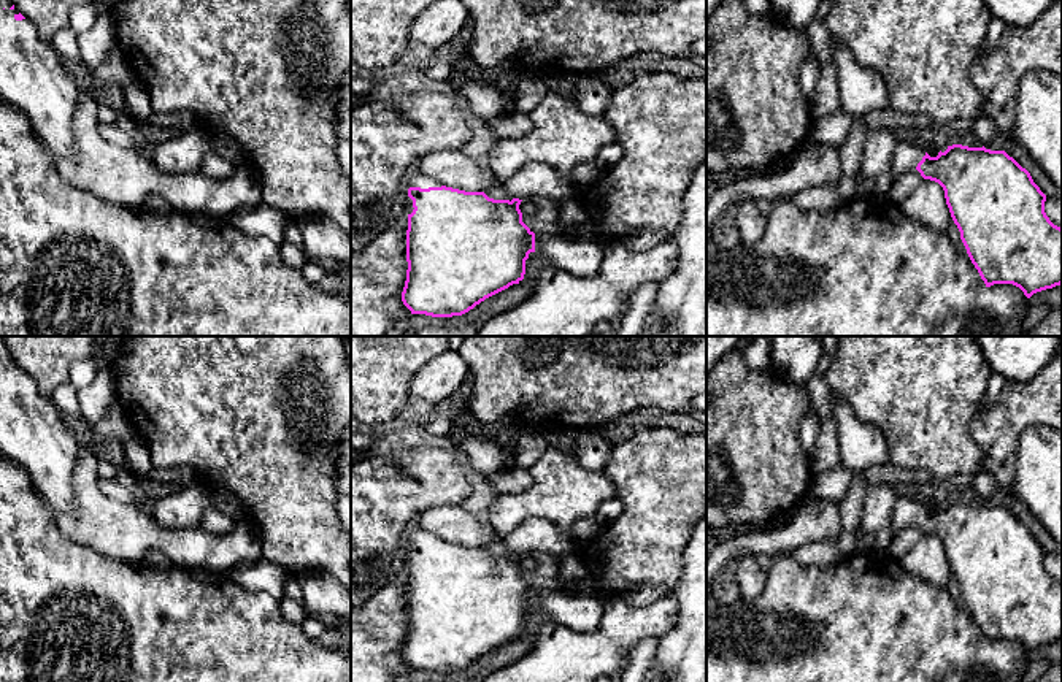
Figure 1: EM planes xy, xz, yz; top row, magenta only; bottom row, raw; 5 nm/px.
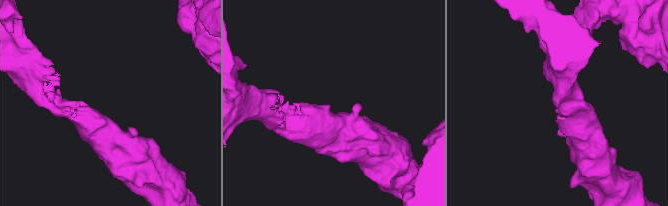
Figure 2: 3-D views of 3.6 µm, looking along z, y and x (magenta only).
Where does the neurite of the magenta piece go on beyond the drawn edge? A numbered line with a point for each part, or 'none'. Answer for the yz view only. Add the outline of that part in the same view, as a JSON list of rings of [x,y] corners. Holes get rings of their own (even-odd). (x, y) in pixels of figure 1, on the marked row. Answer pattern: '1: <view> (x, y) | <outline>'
1: yz (907, 156) | [[[897,141],[892,155],[891,174],[894,178],[898,178],[906,171],[916,170],[918,163],[922,160],[924,155],[925,151],[921,141],[918,143]]]

